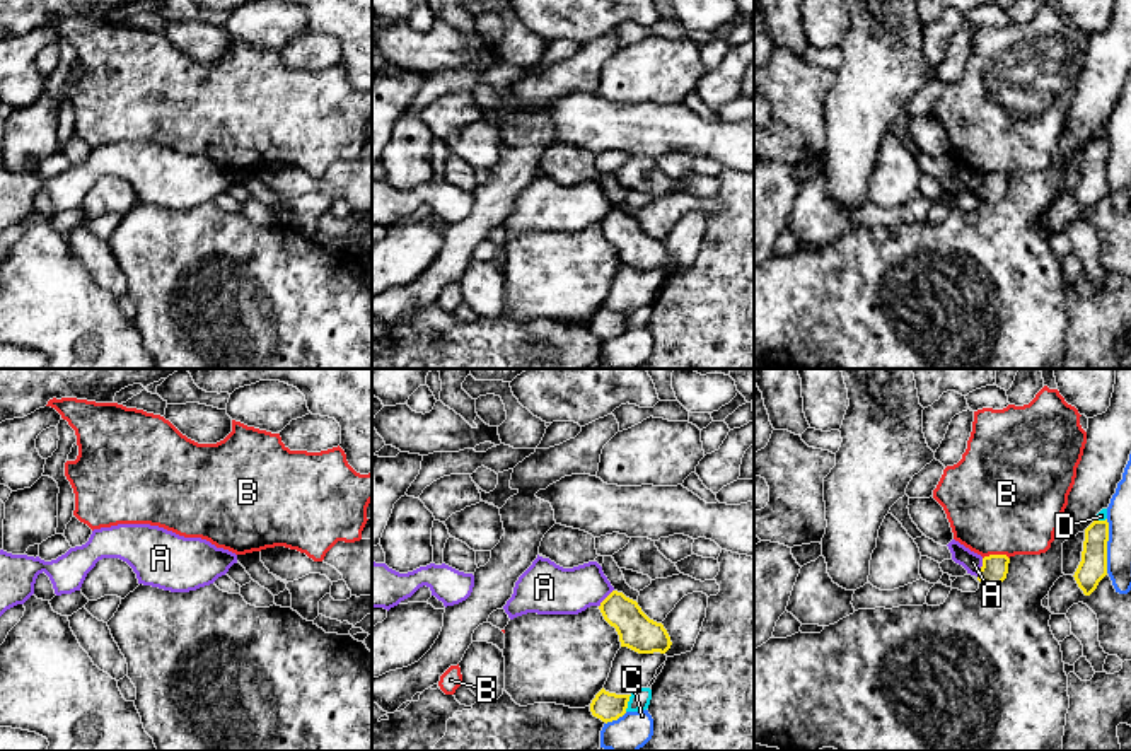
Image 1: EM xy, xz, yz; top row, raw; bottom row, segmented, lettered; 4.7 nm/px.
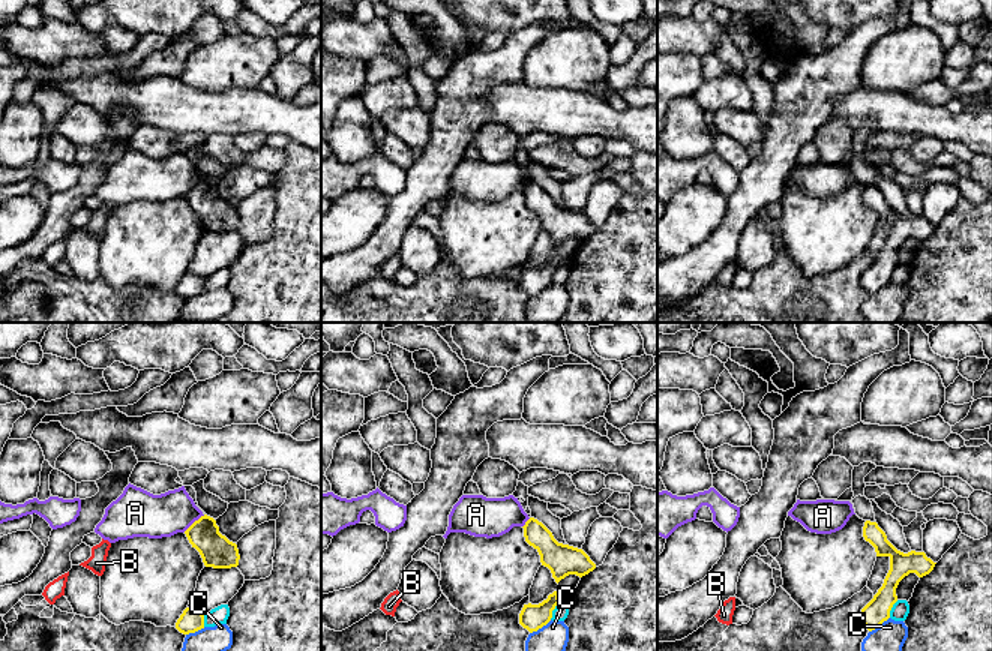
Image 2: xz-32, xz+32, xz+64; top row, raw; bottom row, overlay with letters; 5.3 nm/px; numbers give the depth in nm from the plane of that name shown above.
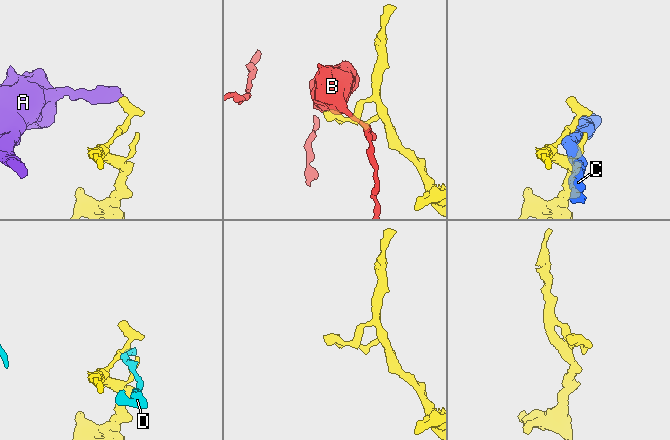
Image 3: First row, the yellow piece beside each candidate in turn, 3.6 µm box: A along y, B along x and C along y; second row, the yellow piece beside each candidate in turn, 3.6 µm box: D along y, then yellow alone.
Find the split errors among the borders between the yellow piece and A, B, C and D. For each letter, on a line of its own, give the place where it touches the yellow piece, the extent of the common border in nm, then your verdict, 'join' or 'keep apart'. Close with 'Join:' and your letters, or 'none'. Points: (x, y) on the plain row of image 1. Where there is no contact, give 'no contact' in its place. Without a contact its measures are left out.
A: yz (981, 185) | 90 nm | keep apart
B: yz (995, 173) | 130 nm | keep apart
C: yz (1106, 164) | 260 nm | keep apart
D: xz (626, 321) | 90 nm | keep apart
Join: none

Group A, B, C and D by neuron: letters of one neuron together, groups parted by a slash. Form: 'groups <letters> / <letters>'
groups A / B / C / D

